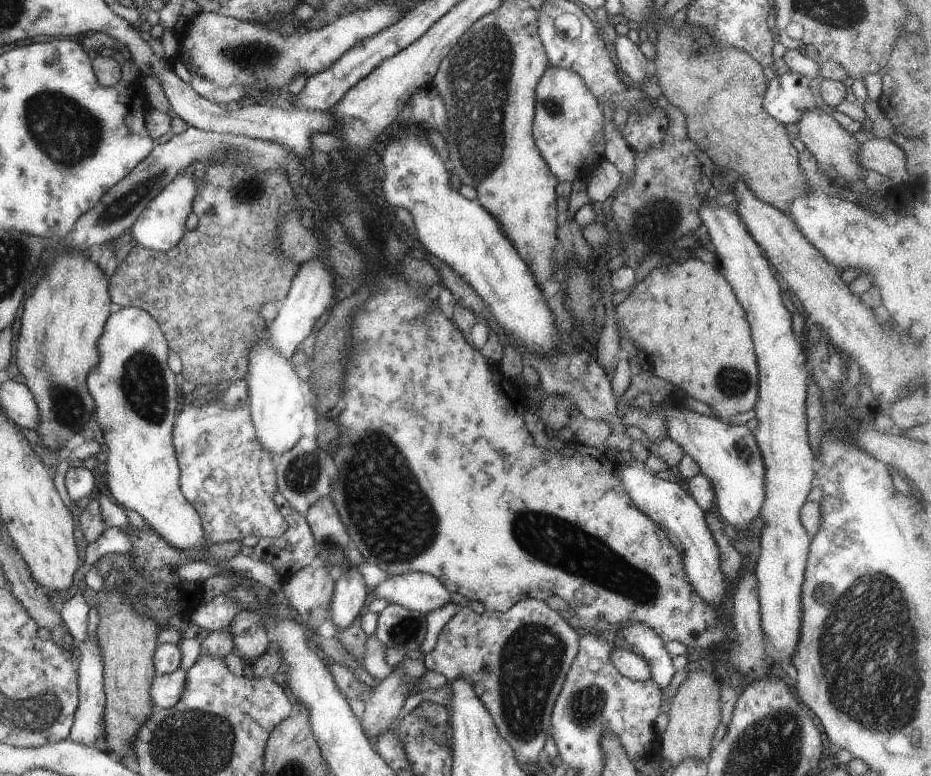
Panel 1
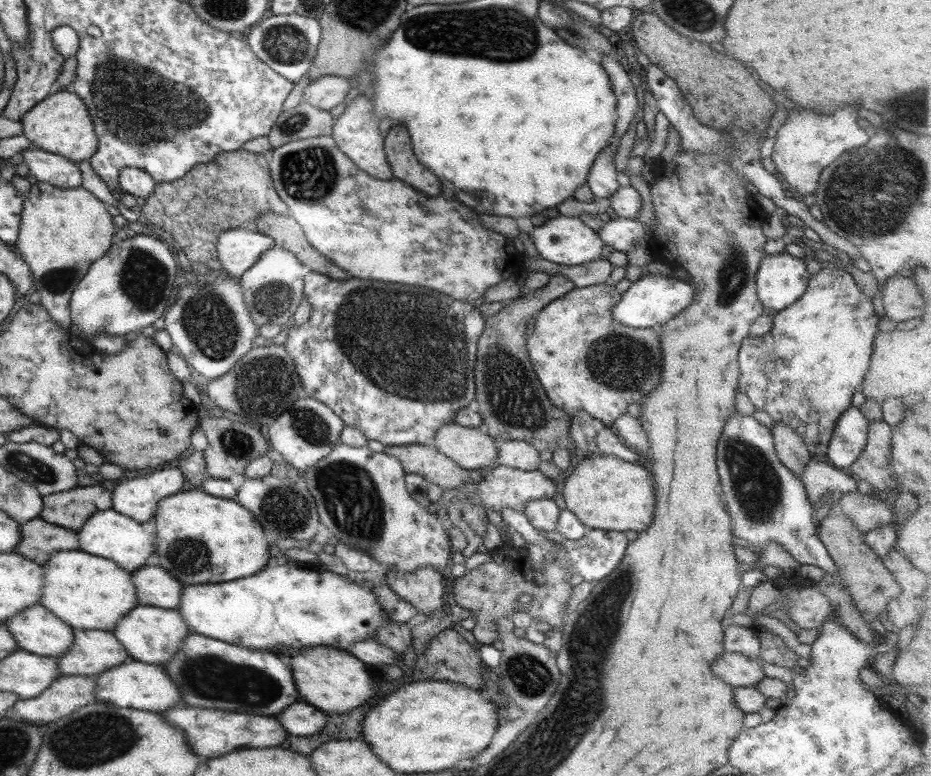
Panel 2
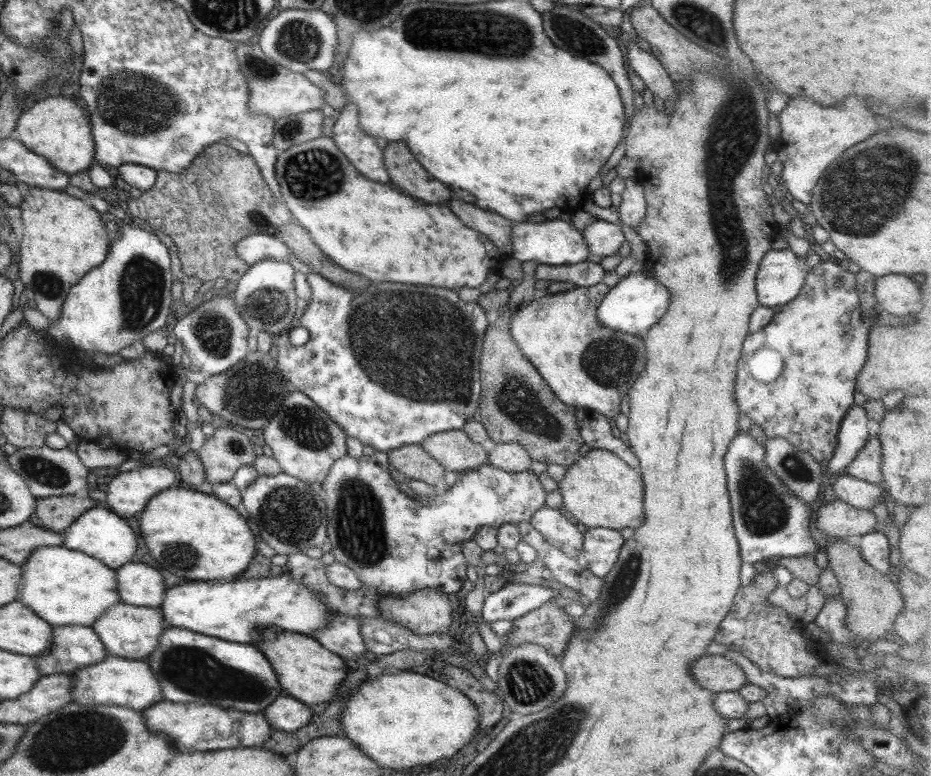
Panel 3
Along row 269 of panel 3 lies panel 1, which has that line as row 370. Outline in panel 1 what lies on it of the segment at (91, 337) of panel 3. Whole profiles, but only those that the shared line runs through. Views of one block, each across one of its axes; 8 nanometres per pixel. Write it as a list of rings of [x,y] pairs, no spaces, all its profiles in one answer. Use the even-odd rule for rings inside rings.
[[[116,307],[110,313],[106,324],[104,325],[103,333],[98,338],[98,352],[100,352],[100,362],[98,366],[88,374],[86,382],[90,396],[94,398],[94,416],[98,418],[98,424],[101,431],[103,432],[104,442],[108,446],[108,457],[106,461],[106,474],[102,476],[103,491],[107,492],[113,501],[117,502],[117,505],[124,506],[128,510],[134,510],[142,516],[147,526],[151,527],[156,533],[160,534],[170,546],[174,546],[176,550],[184,552],[188,556],[188,560],[192,561],[206,561],[210,563],[212,556],[208,556],[208,540],[206,540],[206,532],[204,532],[204,526],[202,526],[202,520],[200,520],[200,514],[194,510],[194,506],[188,502],[187,498],[184,498],[184,494],[180,490],[180,469],[173,443],[173,432],[176,416],[176,406],[181,403],[180,397],[178,396],[178,388],[174,378],[175,374],[168,367],[168,352],[170,352],[169,346],[165,334],[162,332],[160,325],[151,314],[148,314],[146,310],[140,307]]]

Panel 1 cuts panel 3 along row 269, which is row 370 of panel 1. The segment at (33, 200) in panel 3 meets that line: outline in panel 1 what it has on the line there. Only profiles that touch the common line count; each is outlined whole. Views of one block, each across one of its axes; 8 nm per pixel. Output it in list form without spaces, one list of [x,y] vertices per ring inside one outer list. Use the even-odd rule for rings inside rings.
[[[66,249],[55,256],[53,264],[48,264],[47,267],[46,274],[34,288],[34,294],[26,300],[16,346],[16,362],[40,410],[40,424],[35,430],[42,440],[40,444],[52,452],[58,452],[68,444],[67,441],[72,436],[86,428],[88,420],[94,416],[96,404],[90,396],[86,378],[100,362],[98,338],[103,333],[114,304],[110,296],[109,277],[98,268],[98,264],[91,260],[88,253]]]

